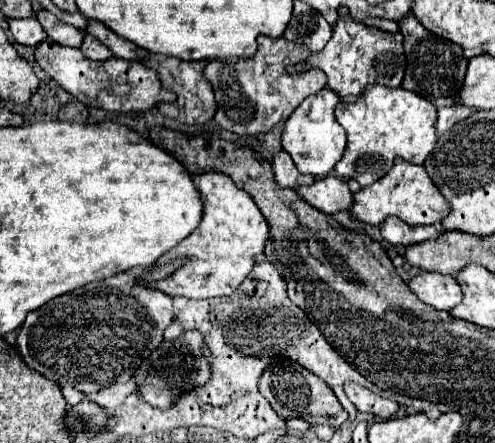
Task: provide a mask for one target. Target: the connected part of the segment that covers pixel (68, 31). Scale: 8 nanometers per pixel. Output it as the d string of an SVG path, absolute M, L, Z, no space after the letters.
M40 11L38 15L36 15L36 19L40 21L40 25L44 27L44 31L46 31L46 35L52 39L52 41L56 41L56 43L60 43L60 45L68 45L68 47L80 47L82 45L82 39L84 39L84 31L80 31L80 29L76 29L76 27L72 27L72 25L68 25L68 23L64 23L64 21L60 21L56 15L52 15L50 11Z

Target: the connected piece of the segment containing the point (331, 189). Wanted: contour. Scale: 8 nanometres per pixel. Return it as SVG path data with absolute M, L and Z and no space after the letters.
M334 175L320 177L308 187L298 187L298 195L326 215L348 211L354 205L354 197L348 189L346 179Z

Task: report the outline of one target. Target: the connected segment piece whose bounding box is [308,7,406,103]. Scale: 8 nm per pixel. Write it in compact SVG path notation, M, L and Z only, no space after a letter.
M346 7L338 9L338 21L332 27L332 39L318 53L308 57L308 65L322 69L328 75L328 87L338 93L340 101L354 103L370 83L380 83L386 87L400 87L406 61L402 51L402 35L386 33L376 27L366 27L354 21Z

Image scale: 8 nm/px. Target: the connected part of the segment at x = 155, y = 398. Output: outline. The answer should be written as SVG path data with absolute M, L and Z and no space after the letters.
M190 329L180 337L176 337L174 341L162 341L150 353L150 357L142 361L142 365L136 369L132 379L136 381L138 393L146 403L150 403L156 409L170 409L174 401L180 399L184 393L210 381L212 369L210 369L208 357L210 353L208 353L204 335L198 329Z

